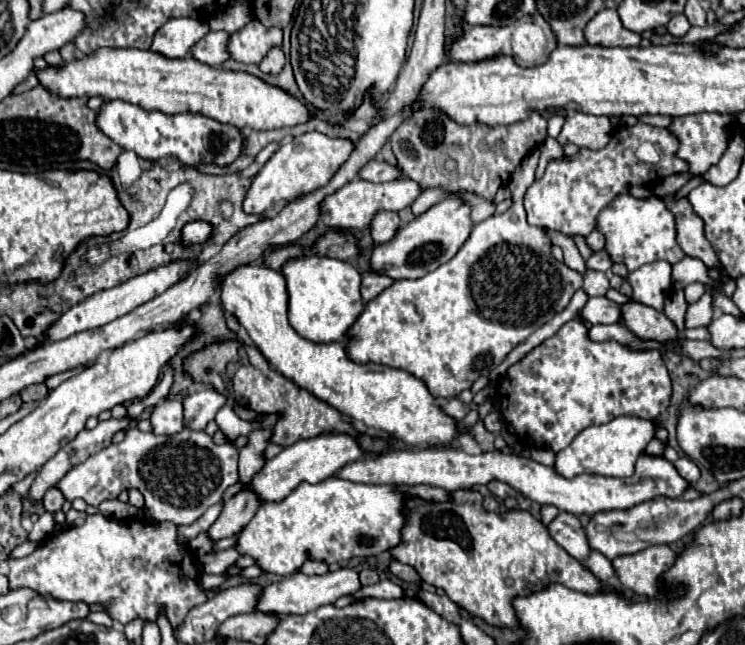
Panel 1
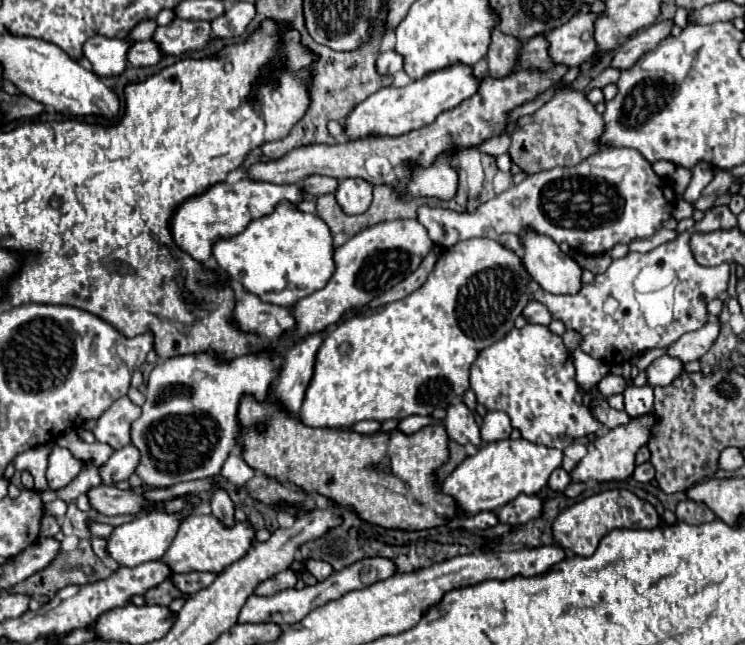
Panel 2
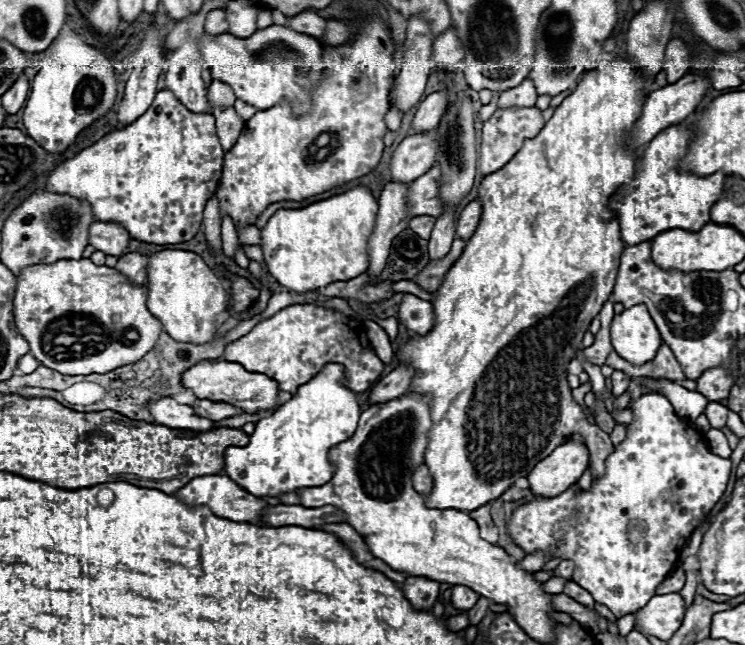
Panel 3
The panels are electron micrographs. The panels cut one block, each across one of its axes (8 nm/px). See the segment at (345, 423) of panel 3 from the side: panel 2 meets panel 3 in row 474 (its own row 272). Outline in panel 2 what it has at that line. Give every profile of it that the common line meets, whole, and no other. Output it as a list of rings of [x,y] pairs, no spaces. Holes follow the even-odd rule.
[[[278,202],[274,212],[252,220],[240,234],[218,238],[212,254],[232,280],[238,280],[246,292],[256,294],[262,302],[292,306],[300,298],[324,288],[334,272],[334,246],[326,222],[316,214],[300,212],[292,202]]]

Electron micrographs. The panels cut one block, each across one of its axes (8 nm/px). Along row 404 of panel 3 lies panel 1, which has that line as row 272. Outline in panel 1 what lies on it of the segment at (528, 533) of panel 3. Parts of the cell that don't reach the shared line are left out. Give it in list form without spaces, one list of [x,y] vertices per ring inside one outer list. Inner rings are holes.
[[[652,262],[628,274],[632,286],[632,298],[664,310],[664,300],[672,292],[672,266],[668,262]]]

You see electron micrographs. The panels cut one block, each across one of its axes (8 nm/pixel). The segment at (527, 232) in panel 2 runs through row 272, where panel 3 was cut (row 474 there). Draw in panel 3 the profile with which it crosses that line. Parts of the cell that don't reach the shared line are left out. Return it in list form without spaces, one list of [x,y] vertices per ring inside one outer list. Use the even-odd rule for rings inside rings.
[[[564,442],[548,458],[540,460],[528,474],[530,490],[536,496],[558,496],[578,482],[588,468],[590,452],[584,442]]]

